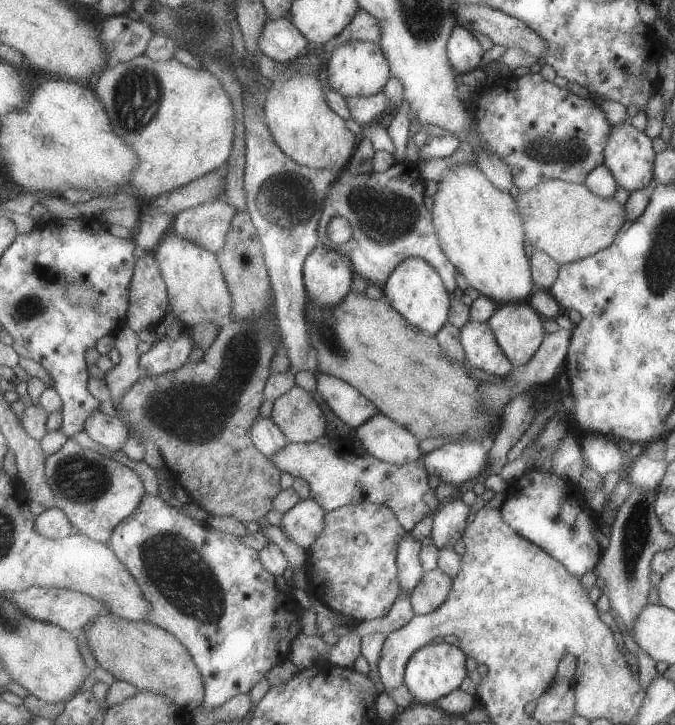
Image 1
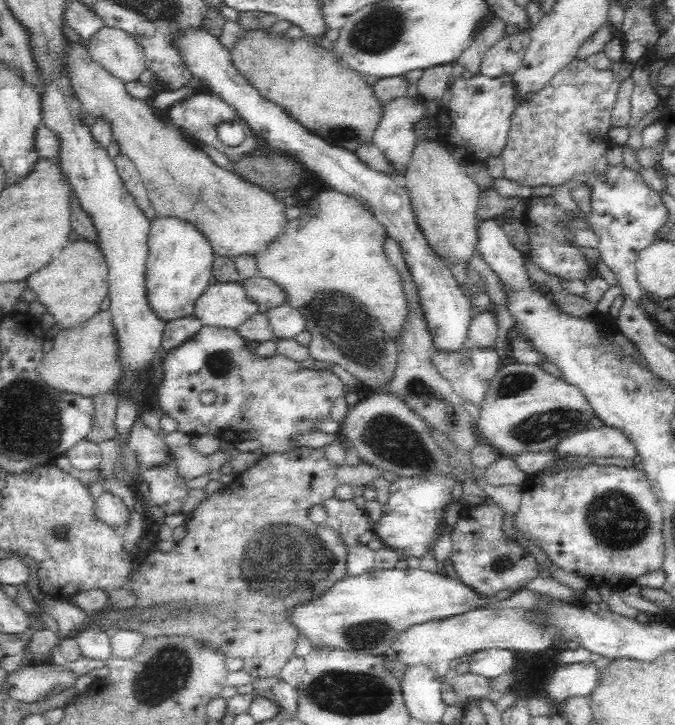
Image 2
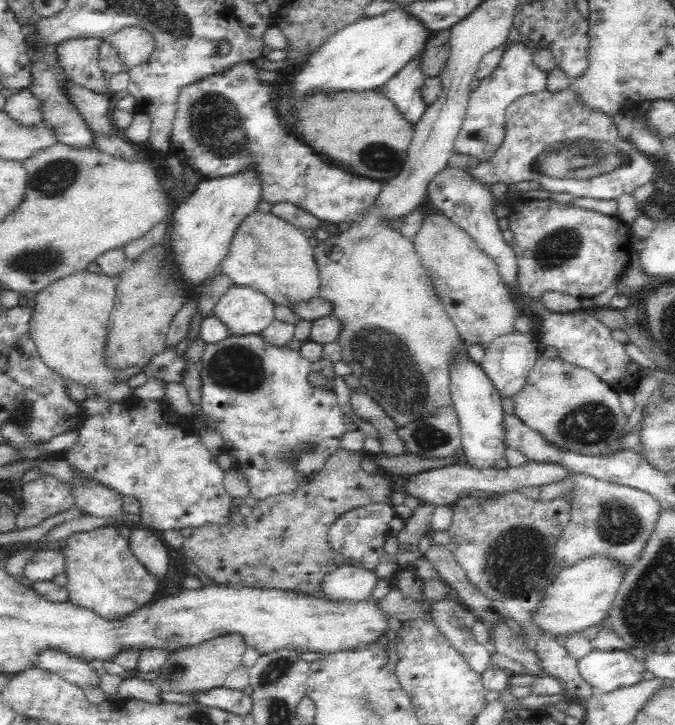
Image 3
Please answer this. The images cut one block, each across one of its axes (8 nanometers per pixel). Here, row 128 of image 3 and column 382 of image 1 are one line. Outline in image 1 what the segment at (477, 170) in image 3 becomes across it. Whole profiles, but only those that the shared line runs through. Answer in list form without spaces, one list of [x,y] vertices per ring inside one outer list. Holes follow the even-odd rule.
[[[364,502],[339,507],[326,514],[325,530],[306,552],[305,566],[309,567],[311,580],[319,588],[319,594],[333,610],[360,622],[385,618],[402,593],[398,546],[405,535],[407,535],[407,530],[401,524],[395,511],[388,506]]]

